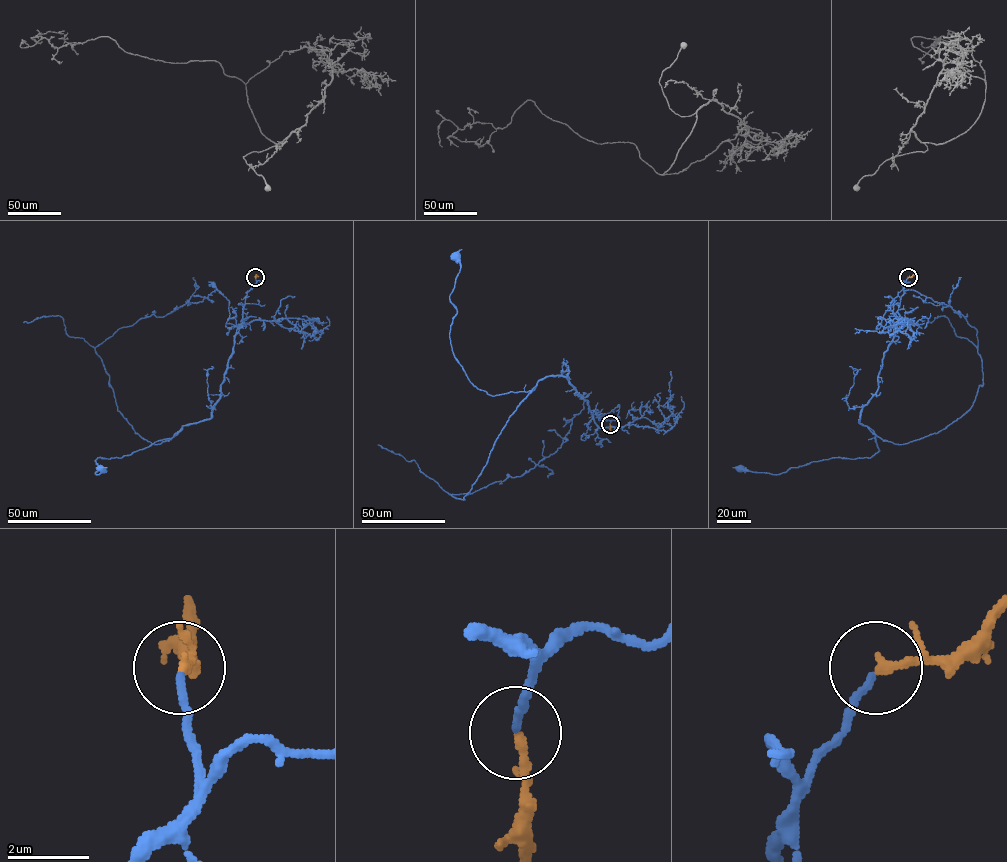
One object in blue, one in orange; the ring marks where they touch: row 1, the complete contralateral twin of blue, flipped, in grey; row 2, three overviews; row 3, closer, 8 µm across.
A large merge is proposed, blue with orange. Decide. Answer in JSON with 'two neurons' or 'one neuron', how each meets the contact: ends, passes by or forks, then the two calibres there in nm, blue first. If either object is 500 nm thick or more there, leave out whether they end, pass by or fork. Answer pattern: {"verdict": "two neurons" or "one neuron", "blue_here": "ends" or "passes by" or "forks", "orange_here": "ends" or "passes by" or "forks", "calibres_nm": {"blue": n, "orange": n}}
{"verdict": "one neuron", "blue_here": "ends", "orange_here": "ends", "calibres_nm": {"blue": 170, "orange": 240}}

